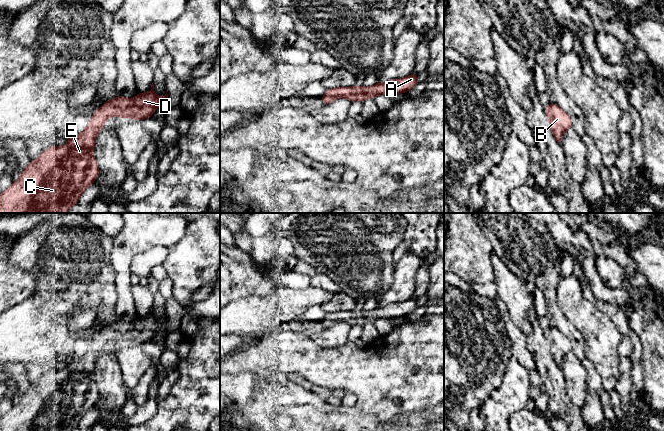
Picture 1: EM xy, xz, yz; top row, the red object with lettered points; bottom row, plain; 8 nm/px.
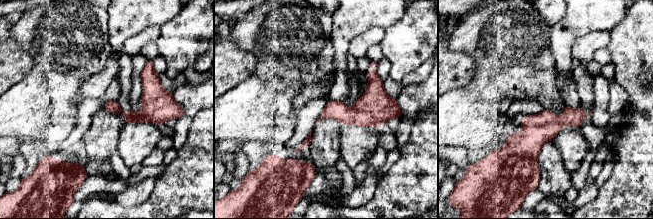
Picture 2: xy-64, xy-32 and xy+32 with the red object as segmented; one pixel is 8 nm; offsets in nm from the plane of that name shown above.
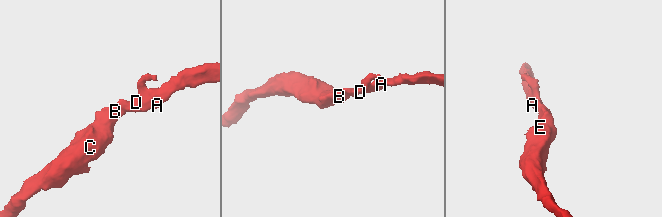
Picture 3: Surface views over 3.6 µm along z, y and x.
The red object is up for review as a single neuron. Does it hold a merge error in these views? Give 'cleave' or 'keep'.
keep

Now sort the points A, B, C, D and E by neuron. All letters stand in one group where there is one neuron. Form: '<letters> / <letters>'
A B C D E

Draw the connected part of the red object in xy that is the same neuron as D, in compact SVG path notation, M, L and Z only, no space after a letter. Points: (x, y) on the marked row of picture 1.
M152 83L152 89L149 92L138 93L132 99L119 95L105 101L101 108L94 111L87 127L78 136L74 136L73 133L69 132L65 145L49 147L37 159L29 162L27 167L20 172L20 178L13 181L11 186L0 194L0 213L66 213L73 205L77 204L83 192L94 183L98 176L99 168L92 152L97 135L108 119L114 115L122 119L132 118L139 121L151 118L157 106L165 108L166 112L170 109L167 105L167 99L167 91L163 97L159 98L155 94L154 84Z

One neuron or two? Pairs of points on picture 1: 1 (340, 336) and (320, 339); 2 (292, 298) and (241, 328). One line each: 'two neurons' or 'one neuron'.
1: one neuron
2: one neuron

